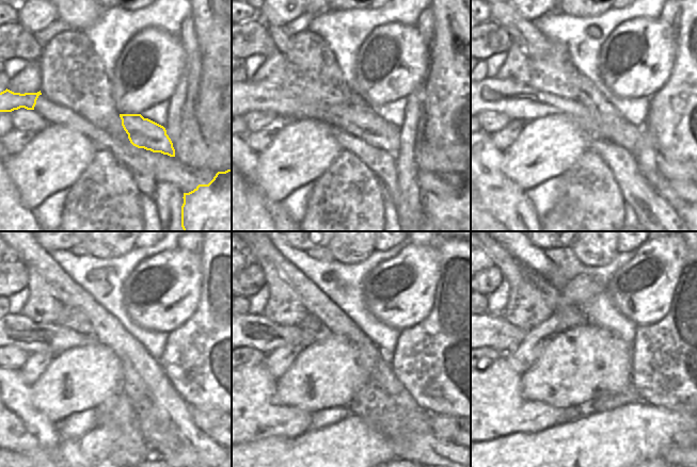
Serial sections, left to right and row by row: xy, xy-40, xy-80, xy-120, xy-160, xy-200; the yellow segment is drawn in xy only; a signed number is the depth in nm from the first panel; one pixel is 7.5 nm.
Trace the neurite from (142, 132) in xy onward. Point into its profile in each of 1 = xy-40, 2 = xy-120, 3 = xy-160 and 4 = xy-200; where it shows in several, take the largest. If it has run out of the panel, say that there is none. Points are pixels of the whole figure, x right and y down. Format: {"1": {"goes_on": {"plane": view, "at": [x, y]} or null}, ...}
{"1": {"goes_on": {"plane": "xy-40", "at": [355, 116]}}, "2": {"goes_on": {"plane": "xy-120", "at": [18, 331]}}, "3": {"goes_on": {"plane": "xy-160", "at": [255, 331]}}, "4": {"goes_on": {"plane": "xy-200", "at": [493, 331]}}}

